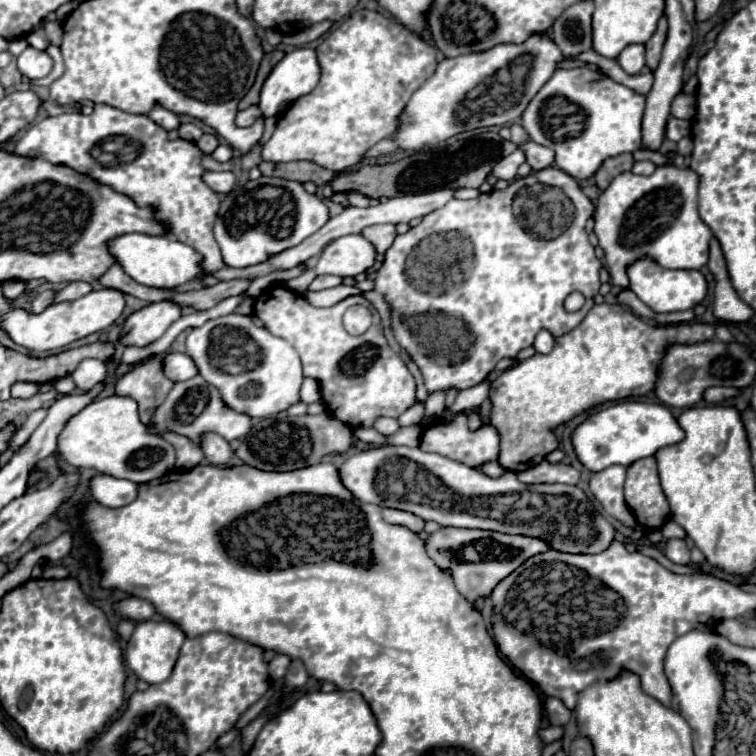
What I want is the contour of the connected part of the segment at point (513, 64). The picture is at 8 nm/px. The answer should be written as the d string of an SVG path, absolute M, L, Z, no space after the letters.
M533 33L523 43L501 43L487 51L443 59L431 81L425 81L407 103L397 137L393 141L379 141L365 157L379 157L397 149L419 151L425 145L445 141L463 131L513 123L565 59L567 57L547 33Z

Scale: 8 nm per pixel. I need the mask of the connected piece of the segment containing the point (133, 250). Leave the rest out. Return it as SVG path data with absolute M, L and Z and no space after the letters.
M129 233L123 237L117 237L111 241L111 255L117 263L123 265L125 273L139 281L141 285L149 287L163 287L173 289L179 285L185 285L193 279L201 279L205 275L203 271L203 257L191 249L189 245L183 245L175 237L147 237L141 233Z

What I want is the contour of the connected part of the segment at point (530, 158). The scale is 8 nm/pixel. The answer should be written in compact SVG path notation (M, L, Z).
M527 141L527 143L519 145L519 149L525 153L527 163L533 167L533 171L539 171L539 169L545 169L545 167L551 167L553 165L555 153L551 153L551 149L543 147L543 145L537 145L533 141Z

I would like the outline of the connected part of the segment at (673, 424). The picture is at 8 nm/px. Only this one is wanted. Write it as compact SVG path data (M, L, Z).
M623 401L611 407L605 407L589 415L579 423L571 433L571 443L577 459L589 471L597 473L611 465L631 465L637 459L651 457L657 449L679 443L683 439L683 429L671 411L661 403L643 403L643 401Z

